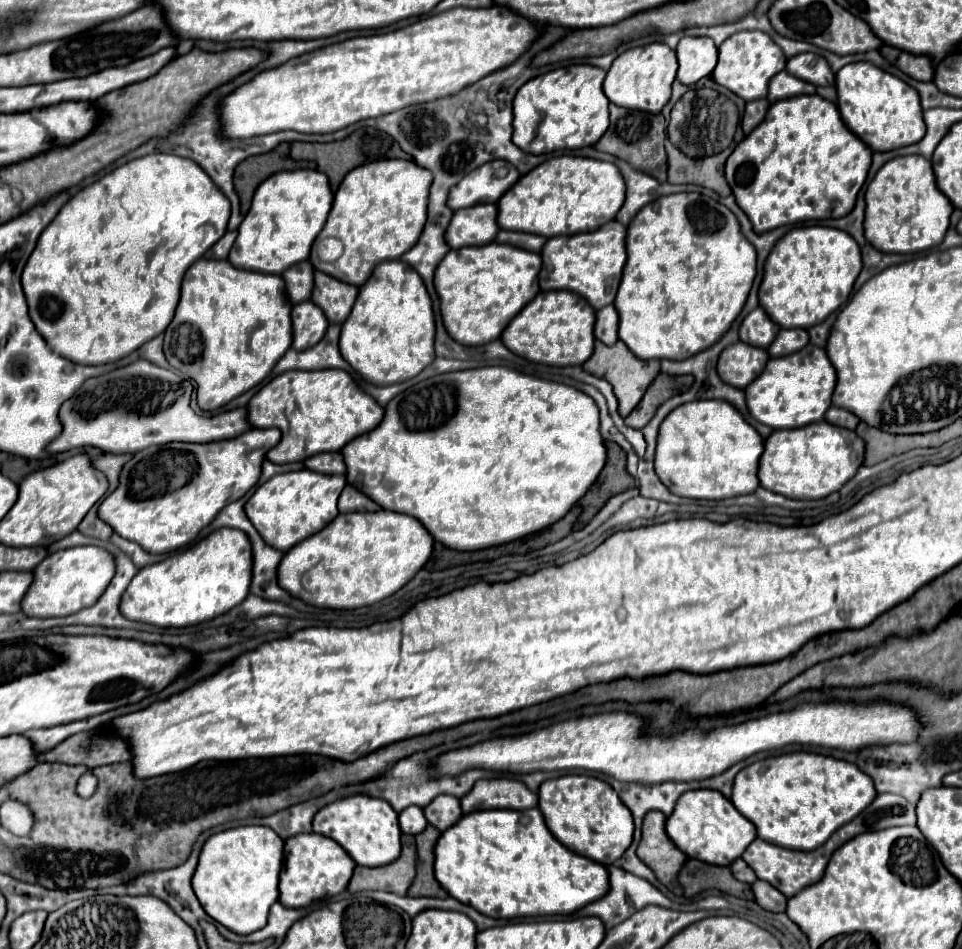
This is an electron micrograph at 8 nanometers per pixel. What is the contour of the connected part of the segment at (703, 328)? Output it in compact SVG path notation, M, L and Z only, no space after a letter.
M681 192L681 194L661 196L655 202L643 206L639 210L639 214L635 216L635 220L627 228L627 264L625 264L623 280L621 280L617 298L615 298L615 308L617 308L619 318L621 318L621 322L619 322L619 338L641 360L685 360L685 358L691 358L691 356L711 348L713 344L717 344L725 336L725 332L731 328L735 318L741 314L755 276L757 276L757 252L755 252L755 246L743 236L739 220L735 218L735 214L729 208L725 208L717 200L713 200L709 196L703 196L703 194L697 194L697 192Z

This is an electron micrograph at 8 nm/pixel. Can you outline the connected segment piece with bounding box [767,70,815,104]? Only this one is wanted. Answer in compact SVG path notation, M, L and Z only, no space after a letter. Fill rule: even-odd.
M783 70L783 72L779 72L771 78L767 100L773 104L777 100L799 96L799 94L815 94L815 86L805 82L805 80L799 80L795 76L791 76L789 72Z

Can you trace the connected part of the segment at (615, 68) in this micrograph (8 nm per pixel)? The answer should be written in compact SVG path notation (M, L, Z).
M653 42L647 46L629 48L613 60L603 84L603 92L617 106L631 110L639 106L637 110L659 114L667 104L667 100L671 98L671 84L675 80L675 74L677 74L675 52L667 44Z

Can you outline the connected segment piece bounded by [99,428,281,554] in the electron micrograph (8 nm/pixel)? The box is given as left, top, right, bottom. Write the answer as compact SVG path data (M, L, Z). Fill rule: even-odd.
M251 428L237 438L217 442L169 442L161 446L145 448L137 452L125 466L119 478L119 486L99 506L99 518L107 522L119 536L137 542L149 554L167 554L191 544L199 532L213 522L213 518L233 500L239 500L251 490L259 476L265 454L281 440L279 428Z

